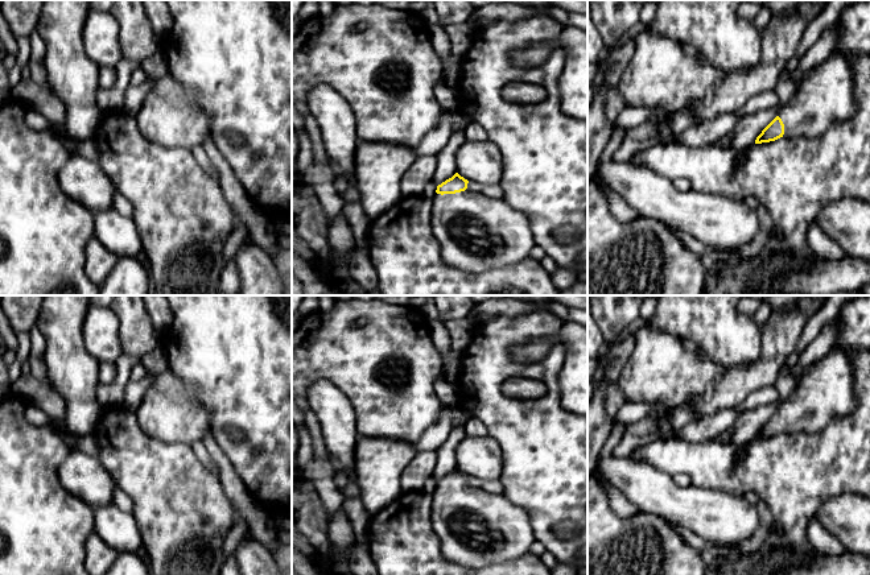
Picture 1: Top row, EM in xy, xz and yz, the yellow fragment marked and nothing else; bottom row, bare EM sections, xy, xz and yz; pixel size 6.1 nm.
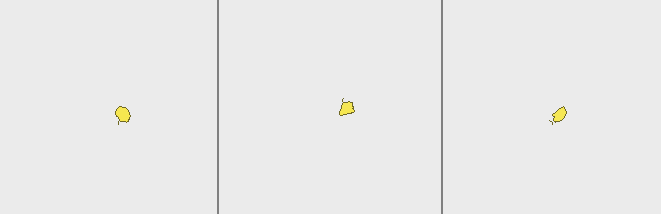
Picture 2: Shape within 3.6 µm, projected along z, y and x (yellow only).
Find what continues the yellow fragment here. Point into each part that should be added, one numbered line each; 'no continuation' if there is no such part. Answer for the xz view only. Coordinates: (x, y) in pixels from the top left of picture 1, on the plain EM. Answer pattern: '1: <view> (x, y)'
1: xz (477, 528)

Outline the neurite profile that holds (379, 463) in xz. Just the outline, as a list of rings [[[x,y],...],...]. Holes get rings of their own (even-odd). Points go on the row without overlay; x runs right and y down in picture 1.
[[[359,437],[351,476],[359,485],[362,504],[371,516],[403,493],[403,472],[416,455],[413,443]]]

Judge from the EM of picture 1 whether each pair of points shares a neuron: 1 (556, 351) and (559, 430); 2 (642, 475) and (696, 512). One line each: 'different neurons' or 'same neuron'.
1: same neuron
2: same neuron

